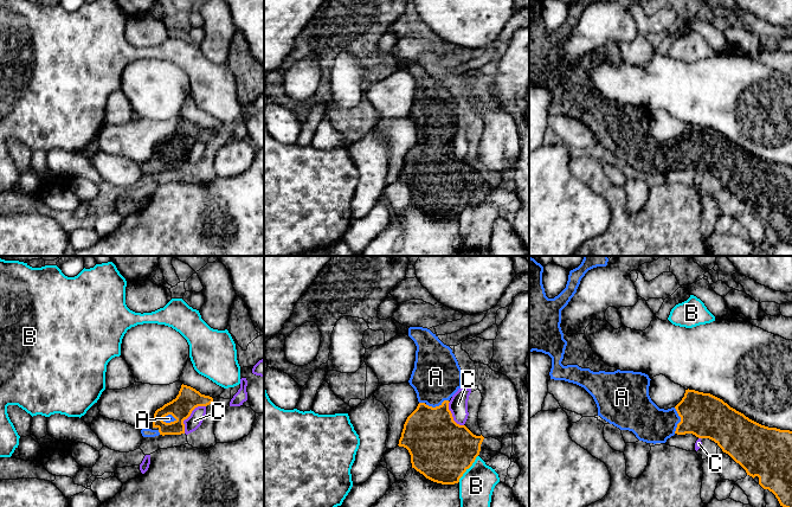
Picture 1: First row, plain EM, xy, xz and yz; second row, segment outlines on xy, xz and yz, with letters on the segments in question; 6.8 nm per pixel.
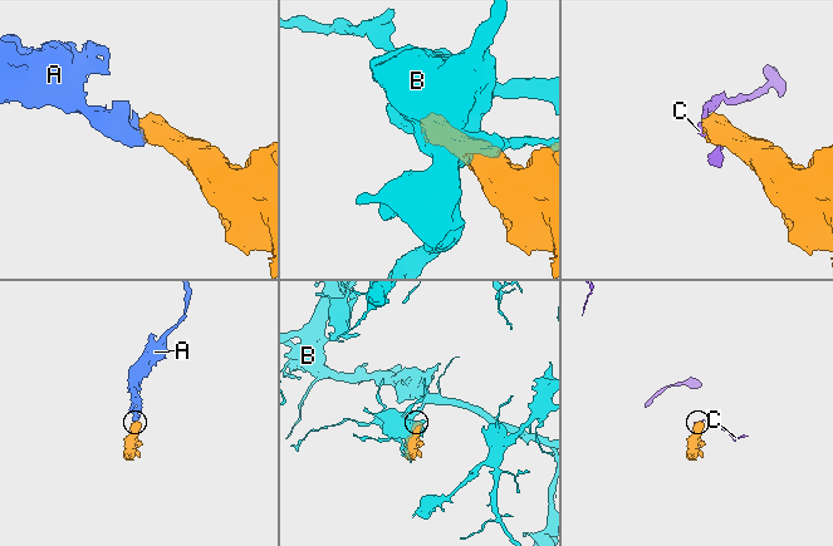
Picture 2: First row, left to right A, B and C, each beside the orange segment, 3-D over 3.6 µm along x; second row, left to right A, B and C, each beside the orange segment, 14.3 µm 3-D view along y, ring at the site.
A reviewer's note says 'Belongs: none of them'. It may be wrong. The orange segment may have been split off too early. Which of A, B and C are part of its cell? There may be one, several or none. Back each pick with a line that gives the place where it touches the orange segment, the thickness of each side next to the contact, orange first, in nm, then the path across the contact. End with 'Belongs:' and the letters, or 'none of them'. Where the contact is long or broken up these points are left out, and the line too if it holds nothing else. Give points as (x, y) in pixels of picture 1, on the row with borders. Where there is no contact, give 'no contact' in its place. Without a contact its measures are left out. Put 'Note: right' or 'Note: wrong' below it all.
A: contact xz (433, 408); calibres 400 and 320 nm; way xz (437, 444), (433, 408), (436, 377)
Belongs: A
Note: wrong

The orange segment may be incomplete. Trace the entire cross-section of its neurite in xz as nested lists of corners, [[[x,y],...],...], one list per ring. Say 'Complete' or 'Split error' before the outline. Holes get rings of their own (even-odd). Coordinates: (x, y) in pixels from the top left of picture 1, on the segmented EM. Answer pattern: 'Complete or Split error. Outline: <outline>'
Split error. Outline: [[[410,327],[408,336],[417,346],[414,368],[408,383],[414,389],[419,404],[407,417],[398,445],[408,450],[412,468],[426,479],[442,484],[455,484],[479,455],[484,437],[457,424],[449,410],[450,398],[462,387],[462,370],[452,349],[427,328]]]

